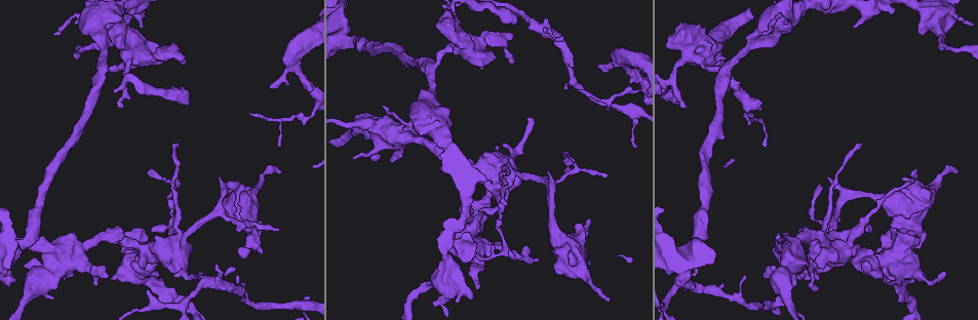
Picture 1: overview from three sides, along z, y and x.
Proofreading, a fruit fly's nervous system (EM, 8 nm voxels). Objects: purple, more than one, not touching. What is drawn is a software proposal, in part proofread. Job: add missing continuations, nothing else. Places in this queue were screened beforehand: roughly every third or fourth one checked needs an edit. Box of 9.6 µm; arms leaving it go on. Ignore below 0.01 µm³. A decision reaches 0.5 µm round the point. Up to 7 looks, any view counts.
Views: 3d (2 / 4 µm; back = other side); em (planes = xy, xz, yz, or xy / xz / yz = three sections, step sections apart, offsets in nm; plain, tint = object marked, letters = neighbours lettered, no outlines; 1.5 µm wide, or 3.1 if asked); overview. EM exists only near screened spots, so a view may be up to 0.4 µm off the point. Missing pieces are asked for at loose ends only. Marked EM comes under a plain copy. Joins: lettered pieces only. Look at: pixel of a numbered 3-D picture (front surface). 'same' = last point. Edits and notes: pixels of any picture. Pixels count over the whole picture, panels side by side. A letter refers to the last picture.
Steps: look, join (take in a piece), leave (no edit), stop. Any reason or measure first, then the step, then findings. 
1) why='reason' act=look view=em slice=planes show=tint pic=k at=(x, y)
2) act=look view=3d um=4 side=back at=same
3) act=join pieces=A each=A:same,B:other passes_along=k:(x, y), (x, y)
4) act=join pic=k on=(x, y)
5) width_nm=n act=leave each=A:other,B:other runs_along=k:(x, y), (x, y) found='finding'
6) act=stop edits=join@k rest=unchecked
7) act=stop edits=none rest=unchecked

why='tapers out' act=look view=3d um=2 side=back pic=1 at=(605, 176)

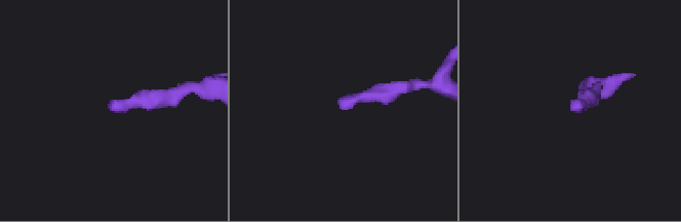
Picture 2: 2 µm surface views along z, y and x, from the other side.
act=look view=em slice=xy step=4 show=tint pic=2 at=(574, 109)

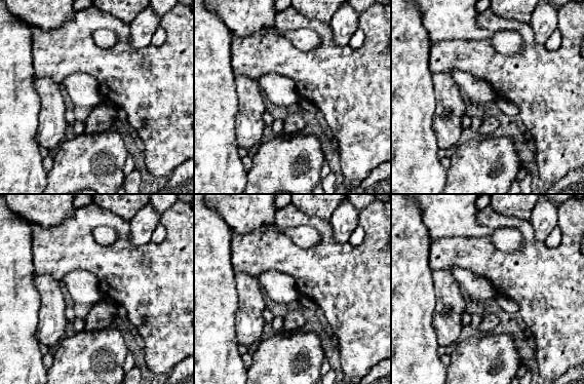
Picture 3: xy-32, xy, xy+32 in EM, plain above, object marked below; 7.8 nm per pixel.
why='another direction' act=look view=em slice=planes show=letters at=same

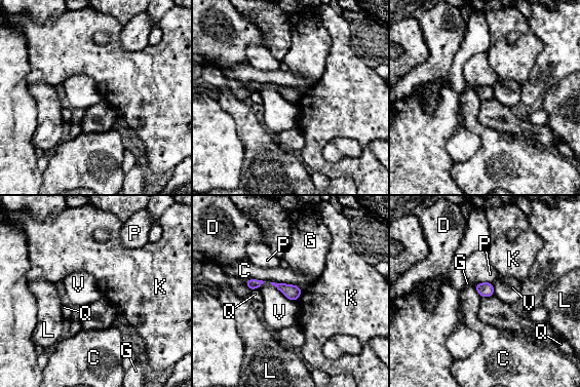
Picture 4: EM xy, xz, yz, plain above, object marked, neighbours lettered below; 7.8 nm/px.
act=leave each=C:other,D:other,G:other,K:other,L:other,P:other,Q:other,V:other border=4:(269, 282), (287, 298), (295, 301) found='none of them fits'

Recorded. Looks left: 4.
why='branch stops here' act=look view=3d um=4 pic=1 at=(917, 247)

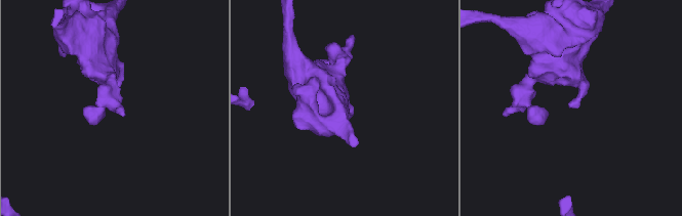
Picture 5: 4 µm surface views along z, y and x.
act=look view=em slice=xy step=8 show=tint pic=5 at=(571, 107)

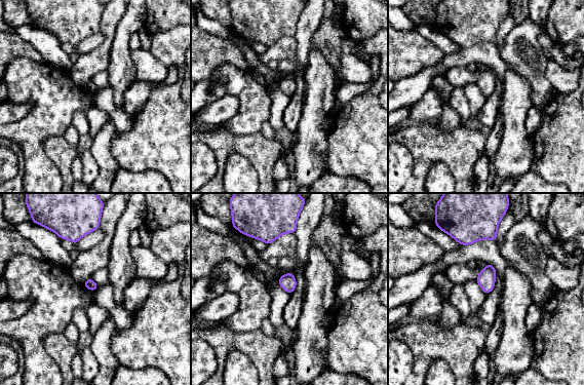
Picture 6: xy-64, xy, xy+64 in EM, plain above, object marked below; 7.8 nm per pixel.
act=look view=em slice=planes show=letters at=same

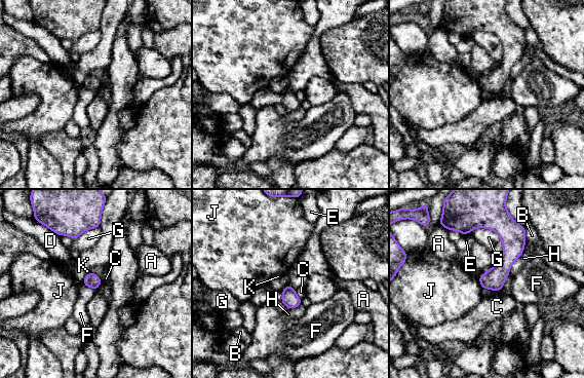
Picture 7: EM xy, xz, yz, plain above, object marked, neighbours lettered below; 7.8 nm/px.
act=leave each=A:other,B:other,C:other,D:other,E:other,F:other,G:other,H:other,J:other,K:other runs_along=7:(493, 226), (508, 239), (497, 288) found='none of them fits'

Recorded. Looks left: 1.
why='free end' act=look view=em slice=planes show=letters pic=1 at=(955, 173)

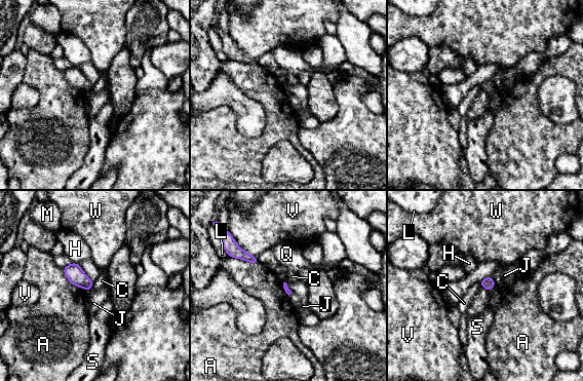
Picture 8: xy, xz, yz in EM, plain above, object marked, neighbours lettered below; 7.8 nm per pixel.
act=leave each=A:other,C:other,H:other,J:other,L:other,M:other,Q:other,S:other,V:other,W:other border=8:(491, 276), (496, 284) found='no lettered piece goes on from it'

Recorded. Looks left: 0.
act=stop edits=none rest=unchecked

